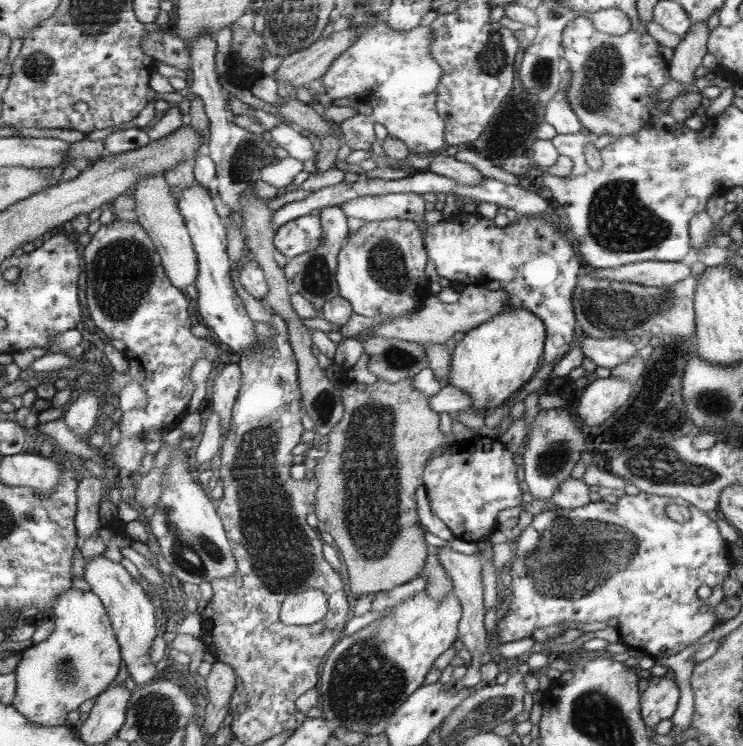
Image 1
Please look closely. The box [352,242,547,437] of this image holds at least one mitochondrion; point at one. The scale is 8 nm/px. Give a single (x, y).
(400, 359)

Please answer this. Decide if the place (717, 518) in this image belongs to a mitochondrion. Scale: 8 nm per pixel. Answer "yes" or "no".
no

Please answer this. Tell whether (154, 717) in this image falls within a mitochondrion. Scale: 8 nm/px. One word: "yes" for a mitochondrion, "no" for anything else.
yes

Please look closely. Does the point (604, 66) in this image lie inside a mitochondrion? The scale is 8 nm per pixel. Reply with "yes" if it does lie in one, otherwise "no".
yes

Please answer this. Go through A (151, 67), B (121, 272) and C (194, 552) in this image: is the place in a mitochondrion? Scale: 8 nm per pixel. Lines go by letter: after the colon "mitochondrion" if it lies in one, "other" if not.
A: other
B: mitochondrion
C: mitochondrion

